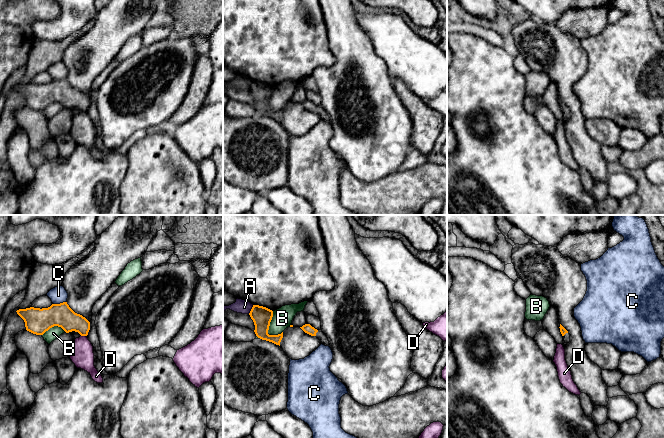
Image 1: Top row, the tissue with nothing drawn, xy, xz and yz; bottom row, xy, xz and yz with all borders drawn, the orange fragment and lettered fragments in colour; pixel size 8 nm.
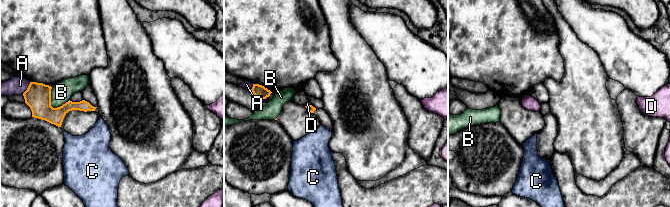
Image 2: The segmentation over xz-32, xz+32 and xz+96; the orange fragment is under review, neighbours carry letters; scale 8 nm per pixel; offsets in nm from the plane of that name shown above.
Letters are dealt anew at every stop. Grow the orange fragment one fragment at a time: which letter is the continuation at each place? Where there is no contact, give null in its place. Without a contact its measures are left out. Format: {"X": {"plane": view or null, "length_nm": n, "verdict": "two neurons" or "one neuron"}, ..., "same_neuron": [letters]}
{"A": {"plane": "xz", "length_nm": 80, "verdict": "two neurons"}, "B": {"plane": "xz", "length_nm": 200, "verdict": "two neurons"}, "C": {"plane": "xy", "length_nm": 110, "verdict": "two neurons"}, "D": {"plane": "xy", "length_nm": 40, "verdict": "two neurons"}, "same_neuron": []}

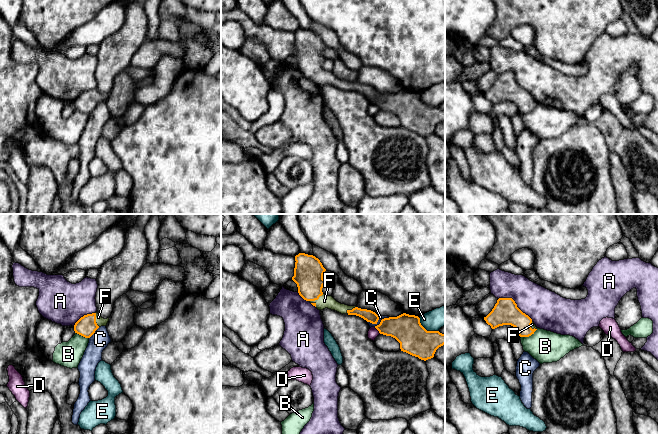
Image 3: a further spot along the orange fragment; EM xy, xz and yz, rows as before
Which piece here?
{"A": {"plane": "yz", "length_nm": 340, "verdict": "two neurons"}, "B": {"plane": "yz", "length_nm": 150, "verdict": "two neurons"}, "C": {"plane": "xz", "length_nm": 190, "verdict": "two neurons"}, "D": {"plane": "xz", "length_nm": 80, "verdict": "two neurons"}, "E": {"plane": "xz", "length_nm": 190, "verdict": "two neurons"}, "F": {"plane": "xz", "length_nm": 140, "verdict": "one neuron"}, "same_neuron": ["F"]}

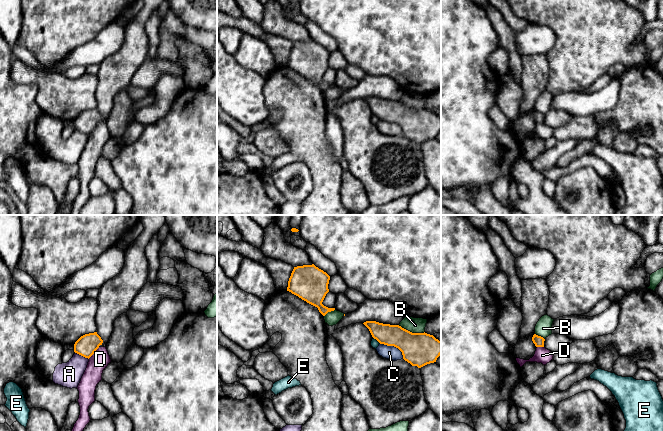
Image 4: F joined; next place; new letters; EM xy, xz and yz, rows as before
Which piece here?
{"A": {"plane": "xy", "length_nm": 130, "verdict": "two neurons"}, "B": {"plane": "xz", "length_nm": 220, "verdict": "two neurons"}, "C": {"plane": "xz", "length_nm": 220, "verdict": "two neurons"}, "D": {"plane": "xy", "length_nm": 130, "verdict": "two neurons"}, "E": {"plane": "xz", "length_nm": 80, "verdict": "two neurons"}, "same_neuron": []}

